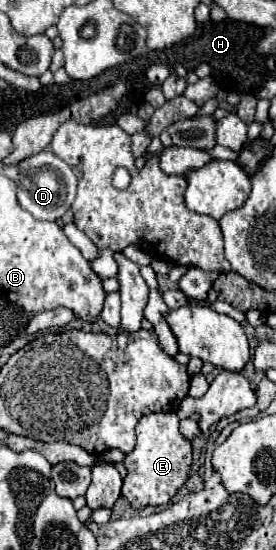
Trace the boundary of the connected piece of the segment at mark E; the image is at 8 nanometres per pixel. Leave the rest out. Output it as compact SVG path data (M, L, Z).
M175 412L147 414L137 422L137 442L135 450L125 454L127 476L123 480L121 496L133 508L161 506L169 504L179 488L185 486L193 462L191 442L179 432L179 418Z

